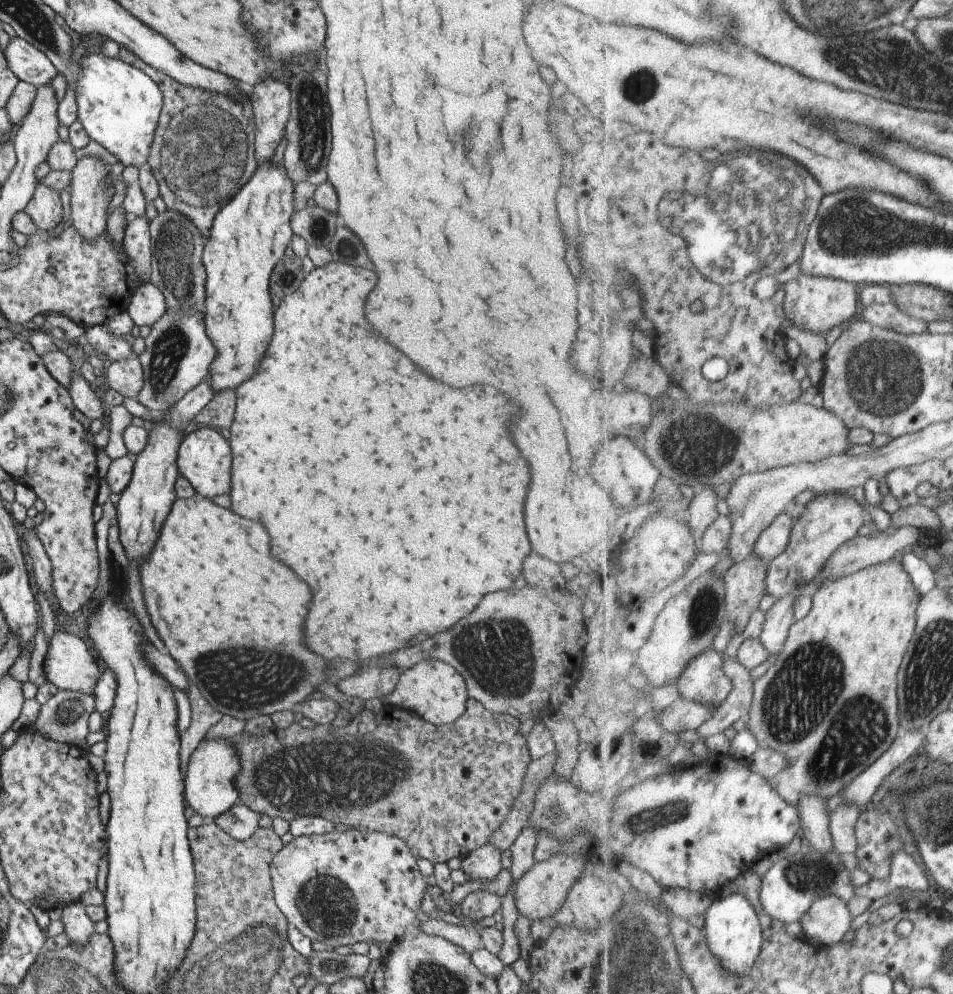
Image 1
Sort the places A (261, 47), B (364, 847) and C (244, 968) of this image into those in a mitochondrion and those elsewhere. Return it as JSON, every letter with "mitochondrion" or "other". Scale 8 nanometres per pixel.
{"A":"other","B":"other","C":"mitochondrion"}

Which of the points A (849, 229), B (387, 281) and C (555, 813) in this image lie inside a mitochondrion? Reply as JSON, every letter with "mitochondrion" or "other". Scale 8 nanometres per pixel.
{"A":"mitochondrion","B":"other","C":"mitochondrion"}

